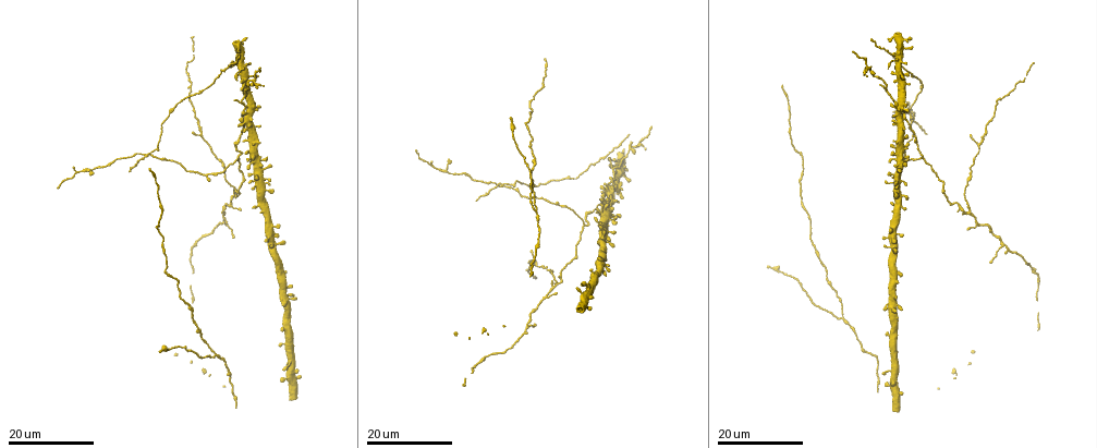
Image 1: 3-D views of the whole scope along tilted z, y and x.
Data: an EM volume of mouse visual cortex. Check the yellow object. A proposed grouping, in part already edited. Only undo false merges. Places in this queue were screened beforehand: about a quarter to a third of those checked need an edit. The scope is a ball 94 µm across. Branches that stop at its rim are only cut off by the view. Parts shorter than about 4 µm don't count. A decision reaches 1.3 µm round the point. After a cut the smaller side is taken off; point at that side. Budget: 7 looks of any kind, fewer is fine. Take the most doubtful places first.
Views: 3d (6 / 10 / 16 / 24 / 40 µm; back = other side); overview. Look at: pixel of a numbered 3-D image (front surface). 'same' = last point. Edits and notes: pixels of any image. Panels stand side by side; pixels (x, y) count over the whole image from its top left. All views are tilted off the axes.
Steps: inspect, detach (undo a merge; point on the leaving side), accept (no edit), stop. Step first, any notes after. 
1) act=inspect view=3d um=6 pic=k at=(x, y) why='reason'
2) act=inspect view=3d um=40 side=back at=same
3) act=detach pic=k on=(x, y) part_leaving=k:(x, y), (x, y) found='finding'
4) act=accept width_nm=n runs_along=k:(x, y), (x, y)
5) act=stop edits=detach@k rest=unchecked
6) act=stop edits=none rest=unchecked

act=inspect view=3d um=24 pic=1 at=(150, 153) why='four or more arms meet'

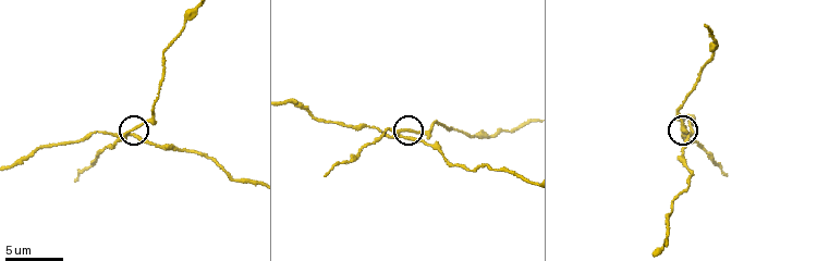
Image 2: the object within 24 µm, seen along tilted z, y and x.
act=inspect view=3d um=10 pic=2 at=(128, 131) why='zoom in'

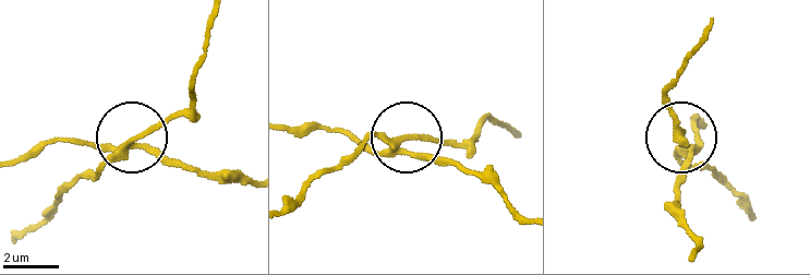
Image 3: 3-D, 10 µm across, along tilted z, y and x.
act=detach pic=3 on=(96, 177) arms=4 part_leaving=3:(128, 148), (185, 109), (209, 19) found='a second neuron is stuck on'

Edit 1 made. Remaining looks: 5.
act=inspect view=overview

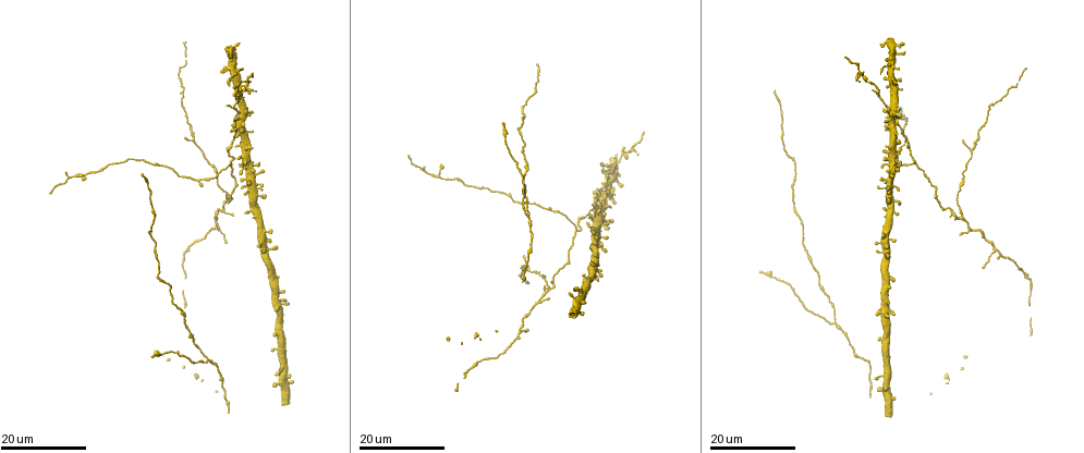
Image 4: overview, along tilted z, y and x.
act=inspect view=3d um=24 pic=4 at=(961, 216) why='four arms meet'

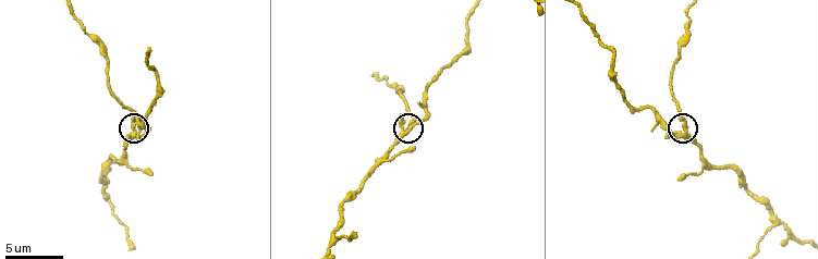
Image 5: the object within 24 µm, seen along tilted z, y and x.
act=inspect view=3d um=6 pic=5 at=(135, 130)

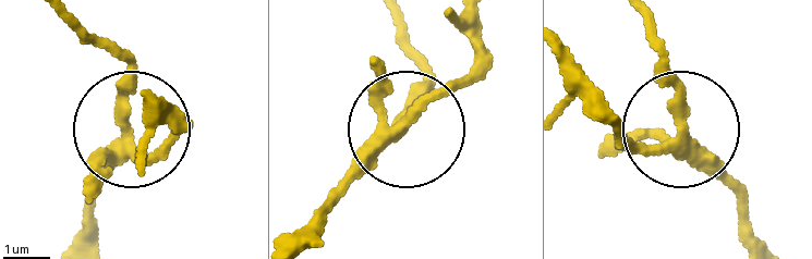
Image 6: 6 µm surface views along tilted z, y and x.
act=accept side_arm_um=48 arms=4 found='all the same neuron'

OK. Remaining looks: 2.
act=inspect view=3d um=24 pic=4 at=(240, 117) why='two arms in line, one across'

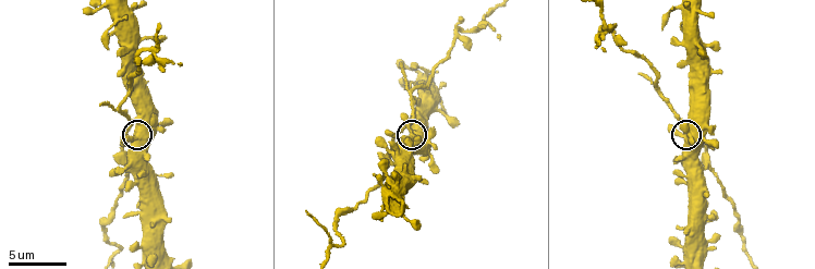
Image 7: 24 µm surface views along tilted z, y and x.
act=inspect view=3d um=6 pic=7 at=(408, 134)

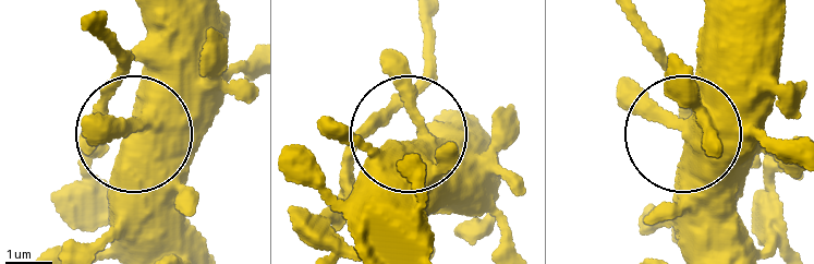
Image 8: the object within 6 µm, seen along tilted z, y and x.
act=accept arms=3 found='all the same neuron'

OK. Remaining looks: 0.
act=stop edits=detach@3 rest=unchecked

